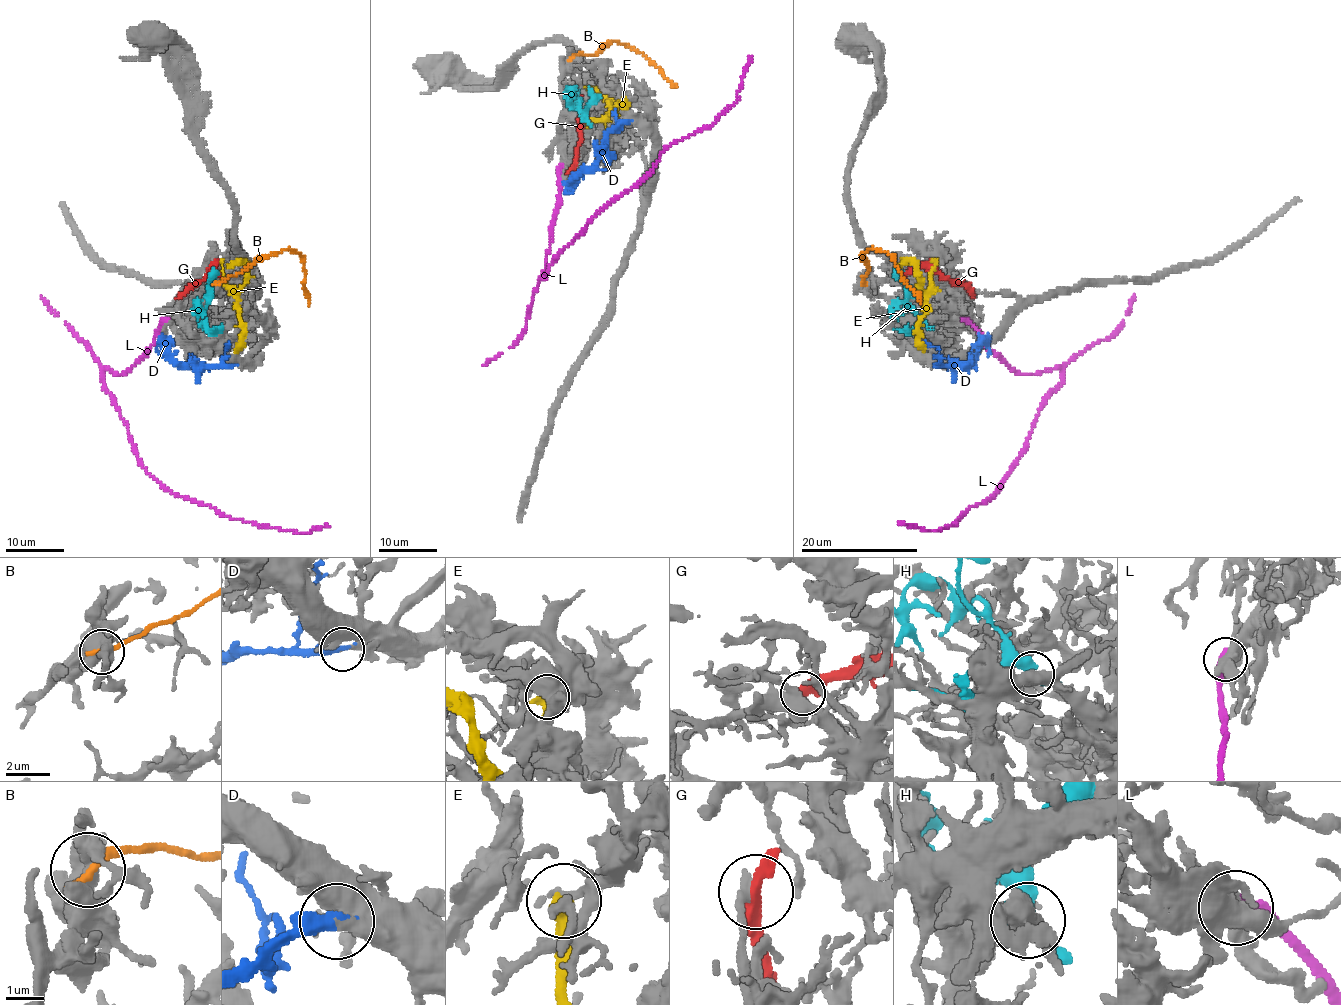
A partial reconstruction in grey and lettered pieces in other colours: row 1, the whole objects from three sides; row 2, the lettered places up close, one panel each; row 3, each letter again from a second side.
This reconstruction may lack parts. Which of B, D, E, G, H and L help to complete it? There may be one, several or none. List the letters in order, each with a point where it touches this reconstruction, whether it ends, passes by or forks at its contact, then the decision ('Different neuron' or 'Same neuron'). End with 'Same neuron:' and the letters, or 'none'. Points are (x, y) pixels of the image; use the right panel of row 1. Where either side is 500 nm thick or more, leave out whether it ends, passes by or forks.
B: Touches grey at (863, 284). It ends there. Different neuron
D: Touches grey at (935, 364). It ends there. Same neuron
E: Touches grey at (936, 260). It ends there. Different neuron
G: Touches grey at (908, 272). It passes by. Different neuron
H: Touches grey at (925, 325). It passes by. Different neuron
L: Touches grey at (965, 321). Different neuron
Same neuron: D

